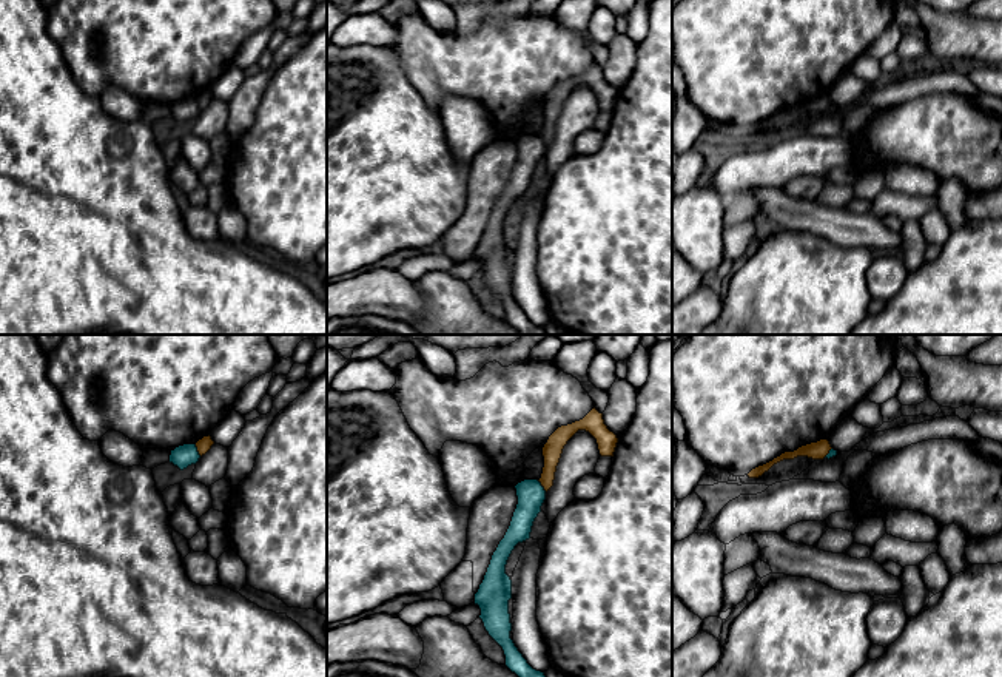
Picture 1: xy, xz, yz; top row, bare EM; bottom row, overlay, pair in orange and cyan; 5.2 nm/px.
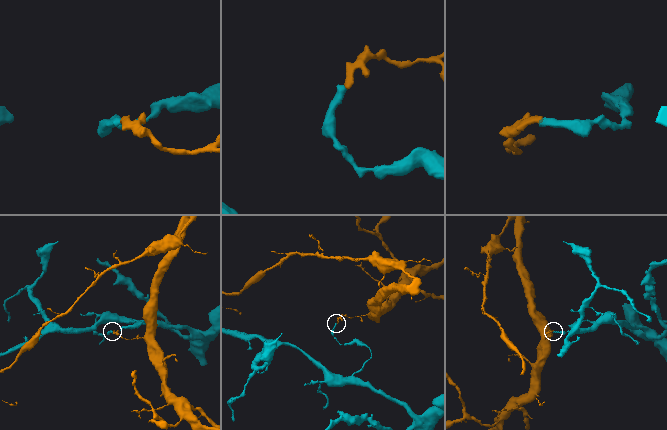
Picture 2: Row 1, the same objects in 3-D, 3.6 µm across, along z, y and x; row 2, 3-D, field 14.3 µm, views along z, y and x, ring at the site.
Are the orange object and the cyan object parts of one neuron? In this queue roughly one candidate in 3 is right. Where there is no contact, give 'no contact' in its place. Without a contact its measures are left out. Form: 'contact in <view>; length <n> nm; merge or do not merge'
contact in xy; length 70 nm; do not merge

